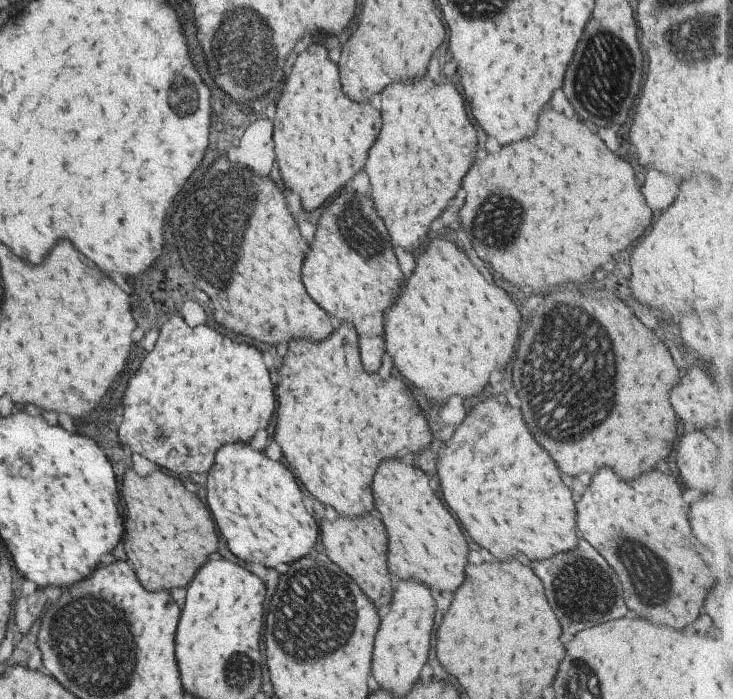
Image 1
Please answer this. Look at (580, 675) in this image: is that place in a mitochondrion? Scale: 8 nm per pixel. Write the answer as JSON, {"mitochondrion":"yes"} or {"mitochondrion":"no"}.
{"mitochondrion":"yes"}

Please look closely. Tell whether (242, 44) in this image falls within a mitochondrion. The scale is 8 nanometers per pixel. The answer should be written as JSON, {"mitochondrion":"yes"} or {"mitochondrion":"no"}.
{"mitochondrion":"yes"}

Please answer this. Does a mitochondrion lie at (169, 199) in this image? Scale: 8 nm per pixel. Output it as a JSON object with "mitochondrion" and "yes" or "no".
{"mitochondrion":"yes"}

